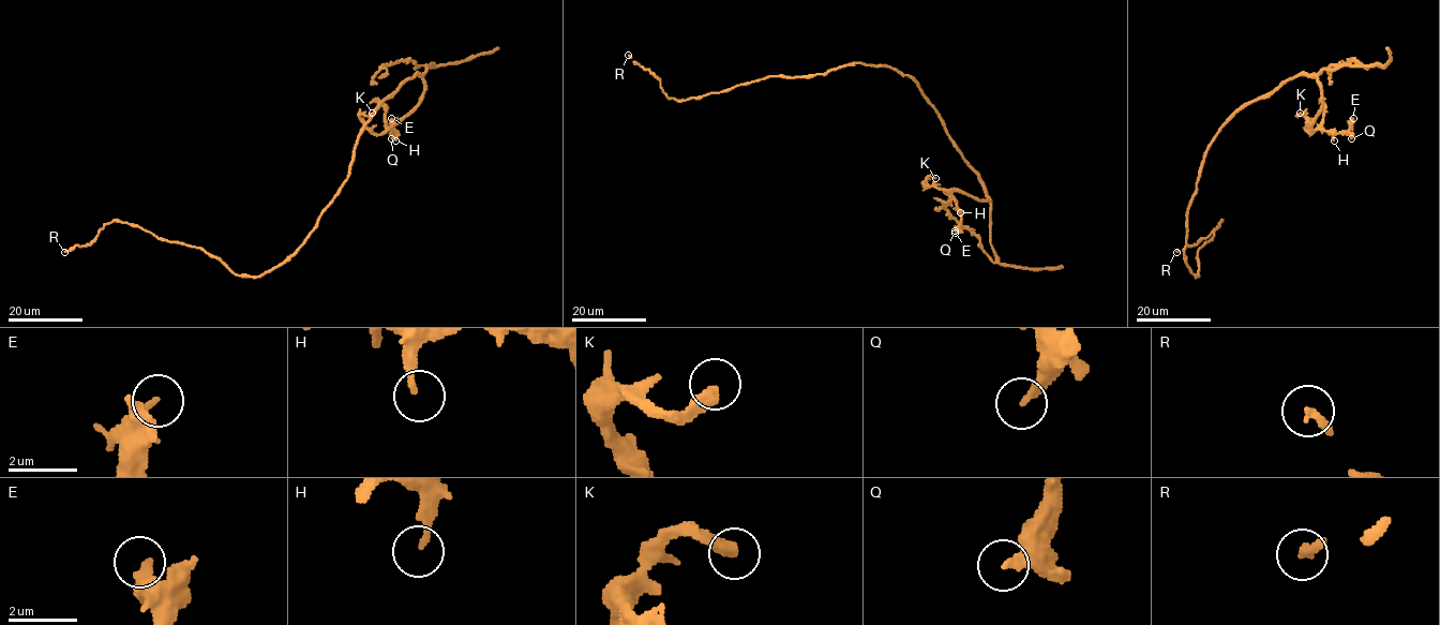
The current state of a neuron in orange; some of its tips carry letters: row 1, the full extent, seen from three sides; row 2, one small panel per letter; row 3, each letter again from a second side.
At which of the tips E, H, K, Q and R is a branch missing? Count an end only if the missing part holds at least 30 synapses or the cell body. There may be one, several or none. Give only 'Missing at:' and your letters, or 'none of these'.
Missing at: none of these

